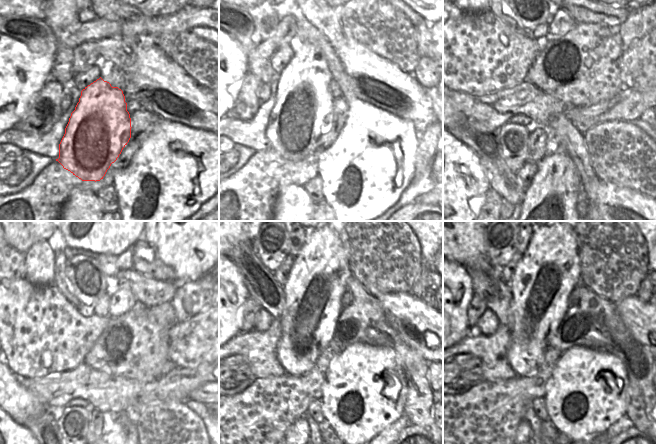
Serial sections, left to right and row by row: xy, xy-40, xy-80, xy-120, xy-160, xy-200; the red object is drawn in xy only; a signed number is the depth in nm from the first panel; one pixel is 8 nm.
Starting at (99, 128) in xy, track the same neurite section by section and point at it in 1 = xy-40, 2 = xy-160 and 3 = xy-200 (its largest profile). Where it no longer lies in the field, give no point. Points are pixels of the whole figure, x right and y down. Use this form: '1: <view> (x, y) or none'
1: xy-40 (323, 128)
2: xy-160 (318, 279)
3: xy-200 (549, 270)

